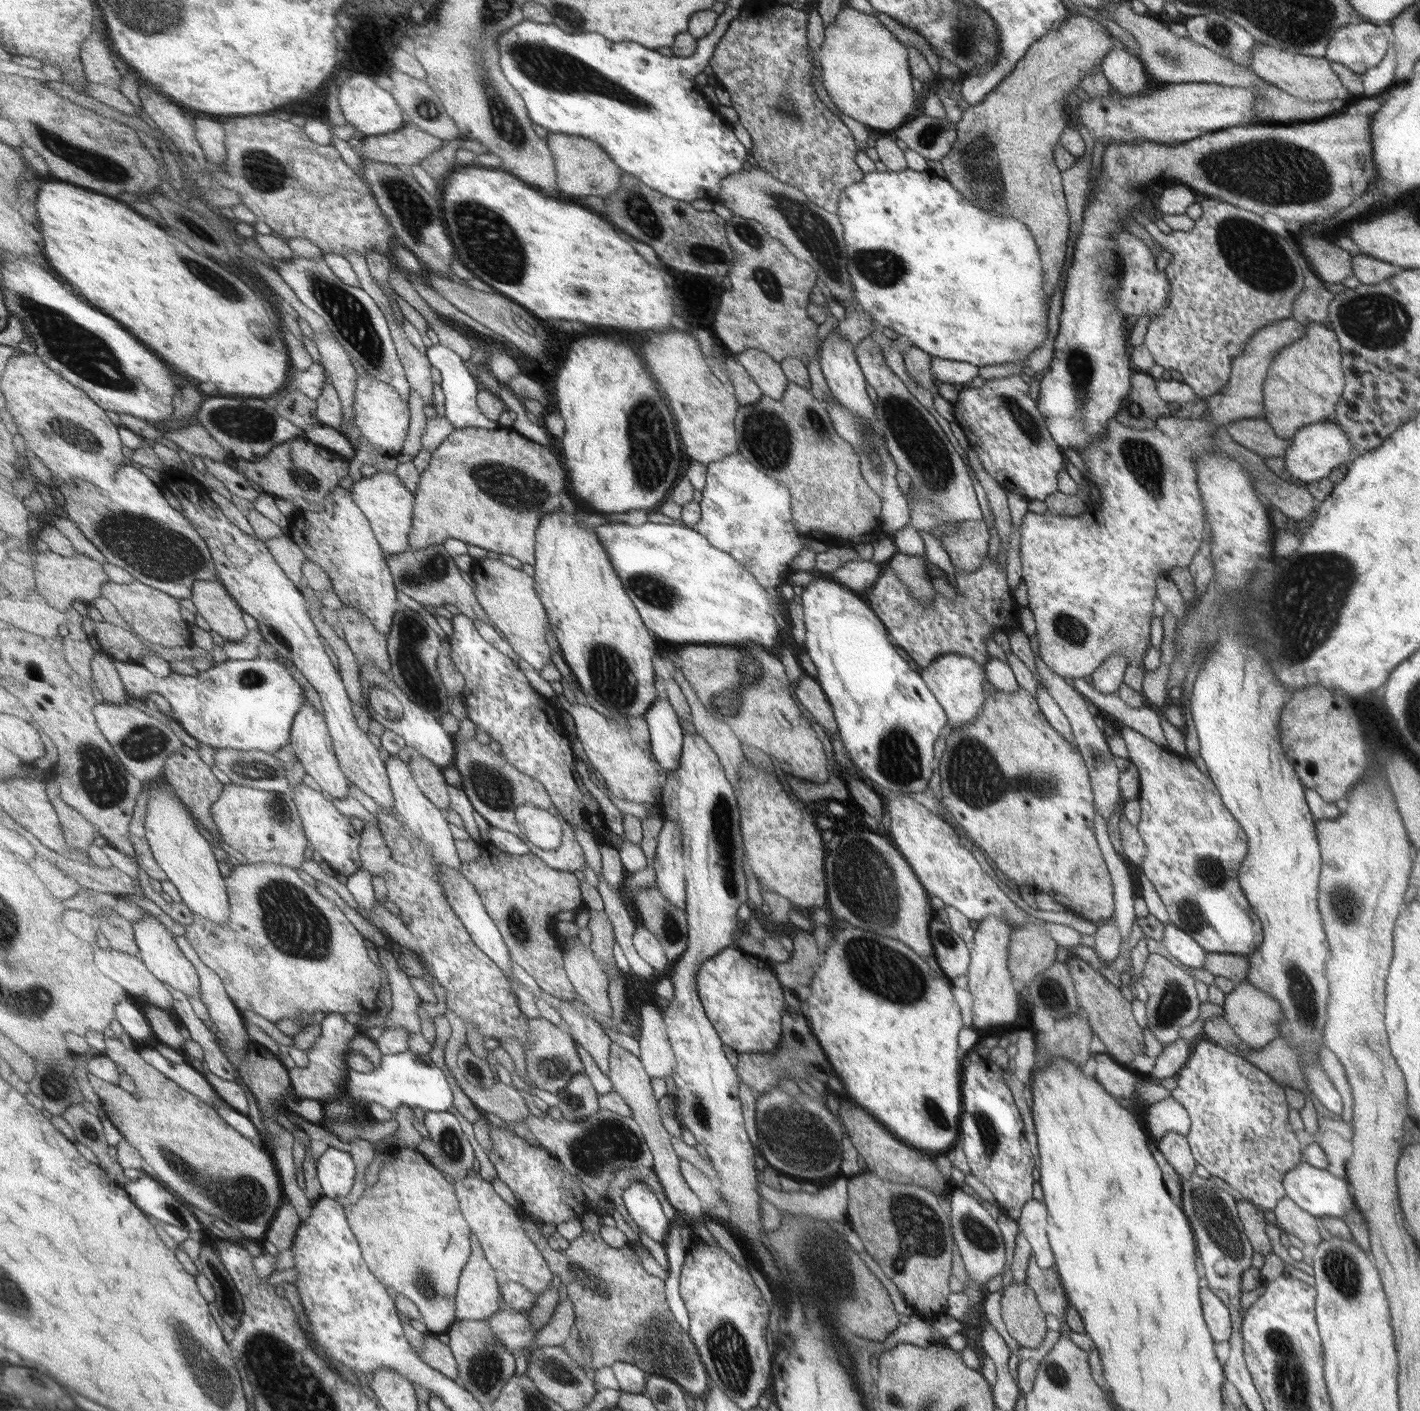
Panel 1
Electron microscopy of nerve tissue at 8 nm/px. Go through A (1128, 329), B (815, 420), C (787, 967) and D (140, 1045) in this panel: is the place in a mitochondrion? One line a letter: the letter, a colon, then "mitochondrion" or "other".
A: other
B: mitochondrion
C: other
D: other

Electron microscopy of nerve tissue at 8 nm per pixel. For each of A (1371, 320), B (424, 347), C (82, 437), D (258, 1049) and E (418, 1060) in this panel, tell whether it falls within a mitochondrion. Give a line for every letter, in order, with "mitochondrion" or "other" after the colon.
A: mitochondrion
B: other
C: mitochondrion
D: other
E: mitochondrion

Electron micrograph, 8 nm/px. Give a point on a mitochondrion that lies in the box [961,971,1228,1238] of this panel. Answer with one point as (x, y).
(1173, 1003)

